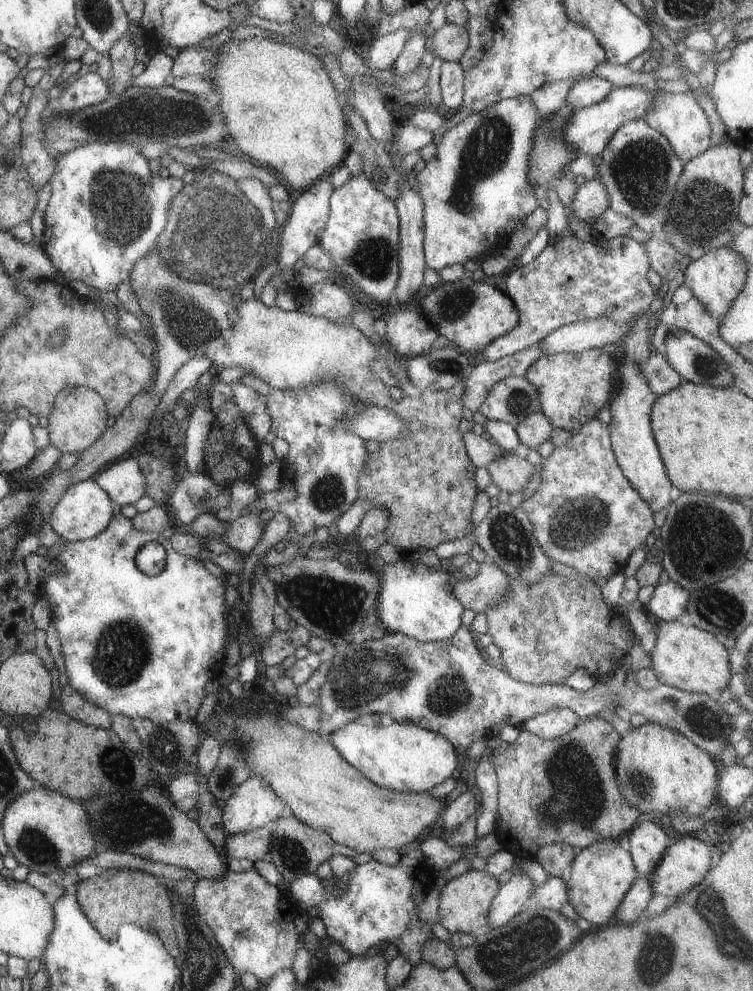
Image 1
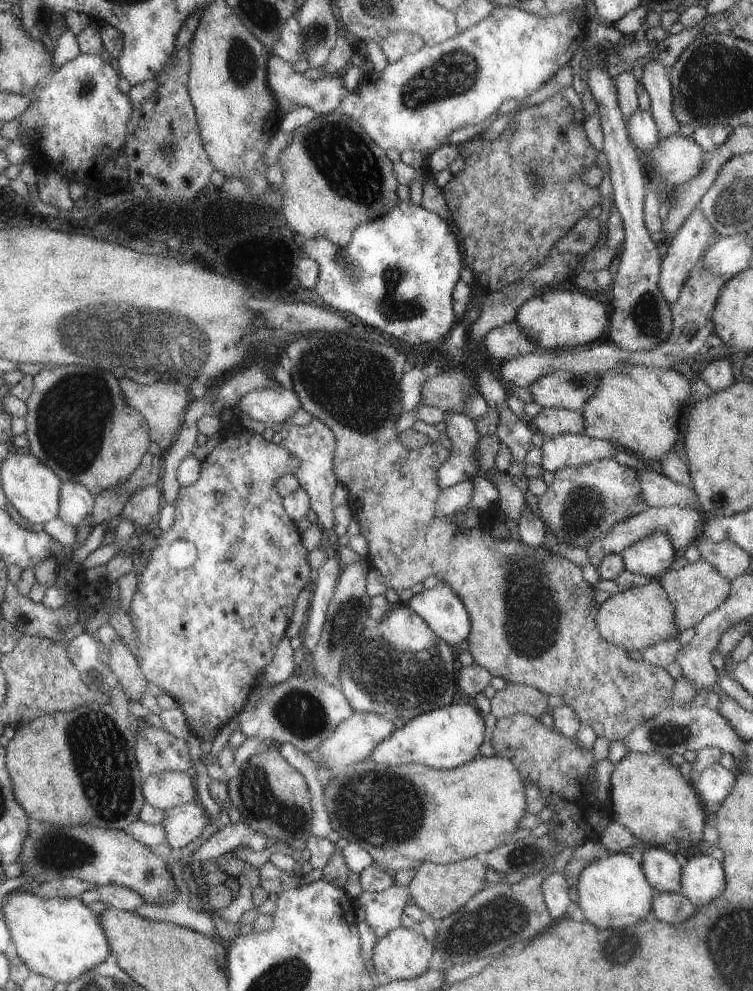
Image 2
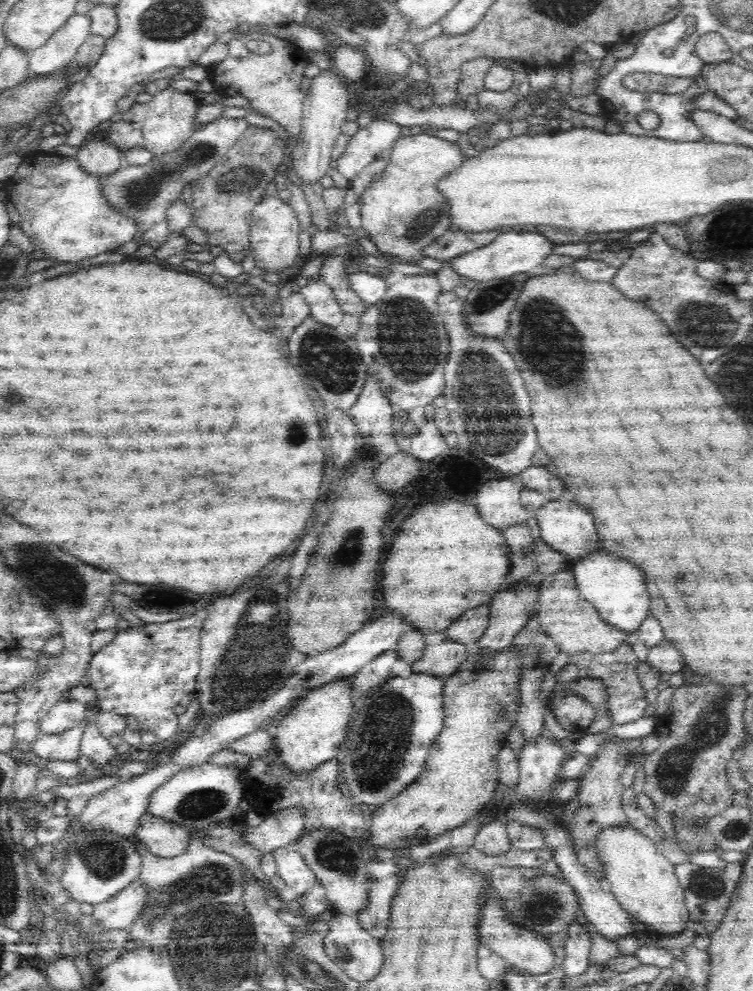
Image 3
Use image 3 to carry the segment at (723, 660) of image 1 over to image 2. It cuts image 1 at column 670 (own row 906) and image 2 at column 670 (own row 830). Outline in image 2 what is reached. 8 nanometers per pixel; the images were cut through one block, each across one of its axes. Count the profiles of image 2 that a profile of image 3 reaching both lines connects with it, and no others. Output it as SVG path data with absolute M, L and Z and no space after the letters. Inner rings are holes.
M651 579L641 586L628 587L627 590L611 594L598 605L593 618L593 626L603 640L627 652L630 650L641 652L643 648L655 642L663 642L667 638L675 638L681 632L673 624L673 608L657 579Z

